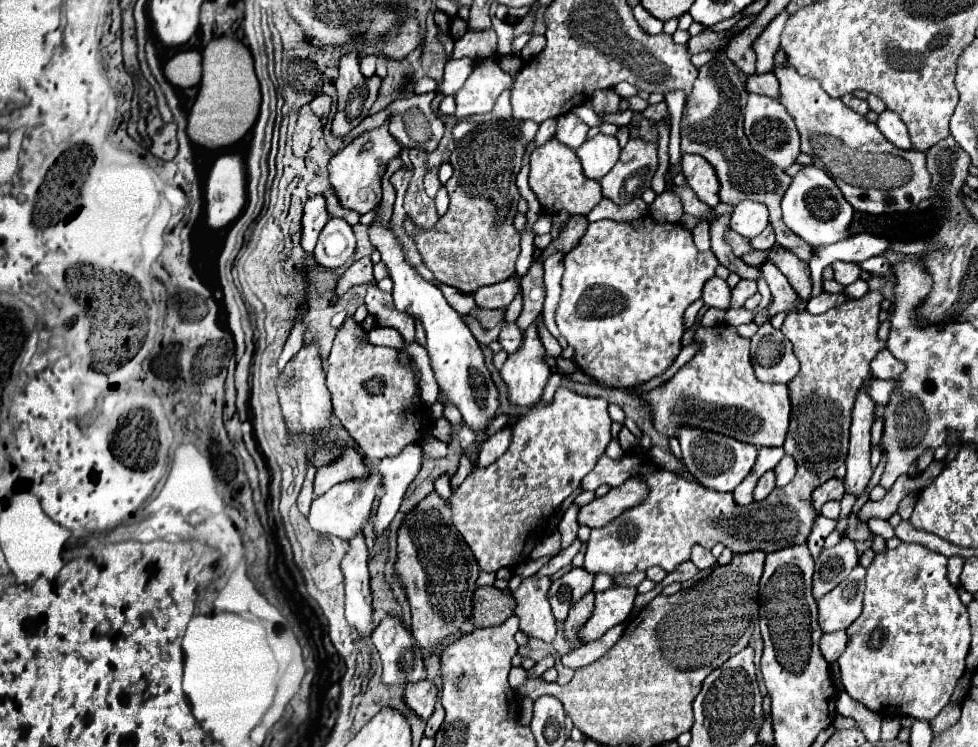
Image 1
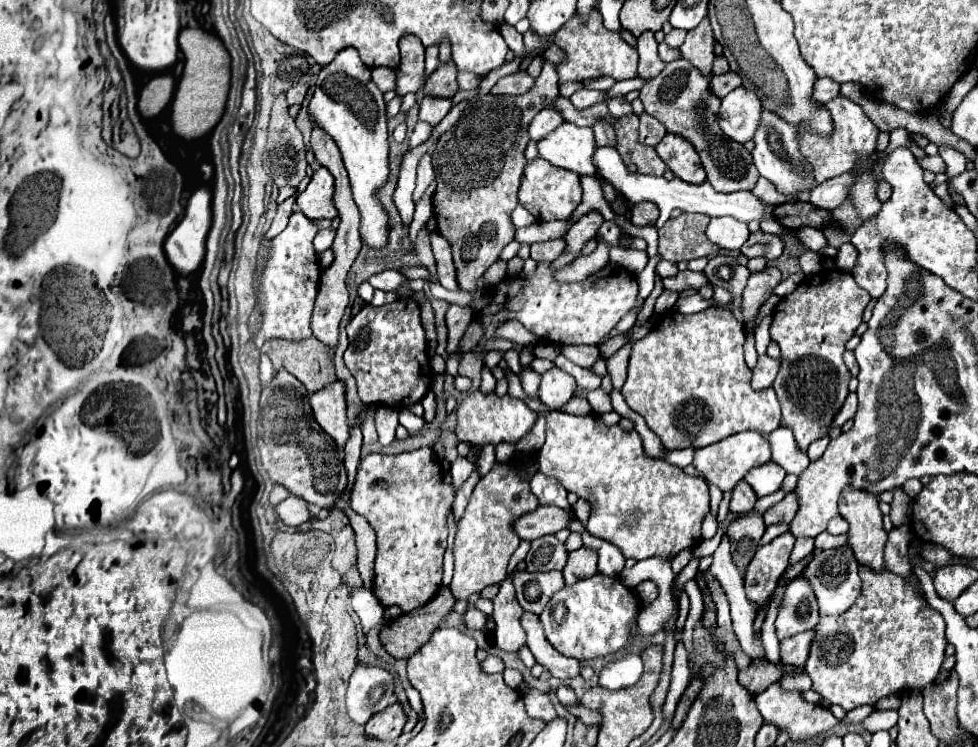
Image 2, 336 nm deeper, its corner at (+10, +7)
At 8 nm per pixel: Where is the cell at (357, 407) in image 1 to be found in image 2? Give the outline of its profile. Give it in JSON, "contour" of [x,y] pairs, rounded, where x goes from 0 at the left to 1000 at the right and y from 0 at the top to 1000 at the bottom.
{"contour":[[[343,510],[340,515],[320,526],[316,542],[326,572],[347,596],[353,598],[357,588],[355,572],[355,539],[353,539],[353,513]]]}

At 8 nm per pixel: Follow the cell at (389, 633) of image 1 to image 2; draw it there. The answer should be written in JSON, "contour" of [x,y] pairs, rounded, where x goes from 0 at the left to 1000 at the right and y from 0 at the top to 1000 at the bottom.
{"contour":[[[365,890],[353,930],[355,957],[363,971],[373,971],[379,957],[404,941],[402,906],[390,893]]]}

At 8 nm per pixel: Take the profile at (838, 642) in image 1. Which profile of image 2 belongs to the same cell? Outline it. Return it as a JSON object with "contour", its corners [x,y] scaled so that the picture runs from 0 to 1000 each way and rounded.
{"contour":[[[821,845],[813,853],[801,855],[799,858],[799,885],[801,885],[801,890],[821,893],[823,885],[825,885],[829,855],[831,855],[831,845]]]}

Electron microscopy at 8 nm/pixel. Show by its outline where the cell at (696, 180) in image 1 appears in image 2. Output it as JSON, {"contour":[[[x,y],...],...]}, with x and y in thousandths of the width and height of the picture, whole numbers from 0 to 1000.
{"contour":[[[682,178],[676,186],[676,191],[670,197],[670,202],[682,218],[682,224],[690,232],[690,237],[702,245],[721,242],[721,226],[717,221],[715,205],[702,186]]]}

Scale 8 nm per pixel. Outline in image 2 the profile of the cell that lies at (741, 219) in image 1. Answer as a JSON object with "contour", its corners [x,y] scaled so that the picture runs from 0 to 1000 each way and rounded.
{"contour":[[[733,290],[725,296],[721,315],[729,328],[737,333],[756,336],[766,317],[766,307],[762,299],[752,296],[752,290]]]}

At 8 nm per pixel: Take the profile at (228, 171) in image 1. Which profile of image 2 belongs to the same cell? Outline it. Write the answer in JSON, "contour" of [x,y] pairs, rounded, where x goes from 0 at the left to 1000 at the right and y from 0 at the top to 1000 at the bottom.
{"contour":[[[212,250],[201,253],[191,277],[189,288],[169,320],[169,341],[181,365],[199,365],[210,344],[210,320],[216,304],[216,258]]]}

